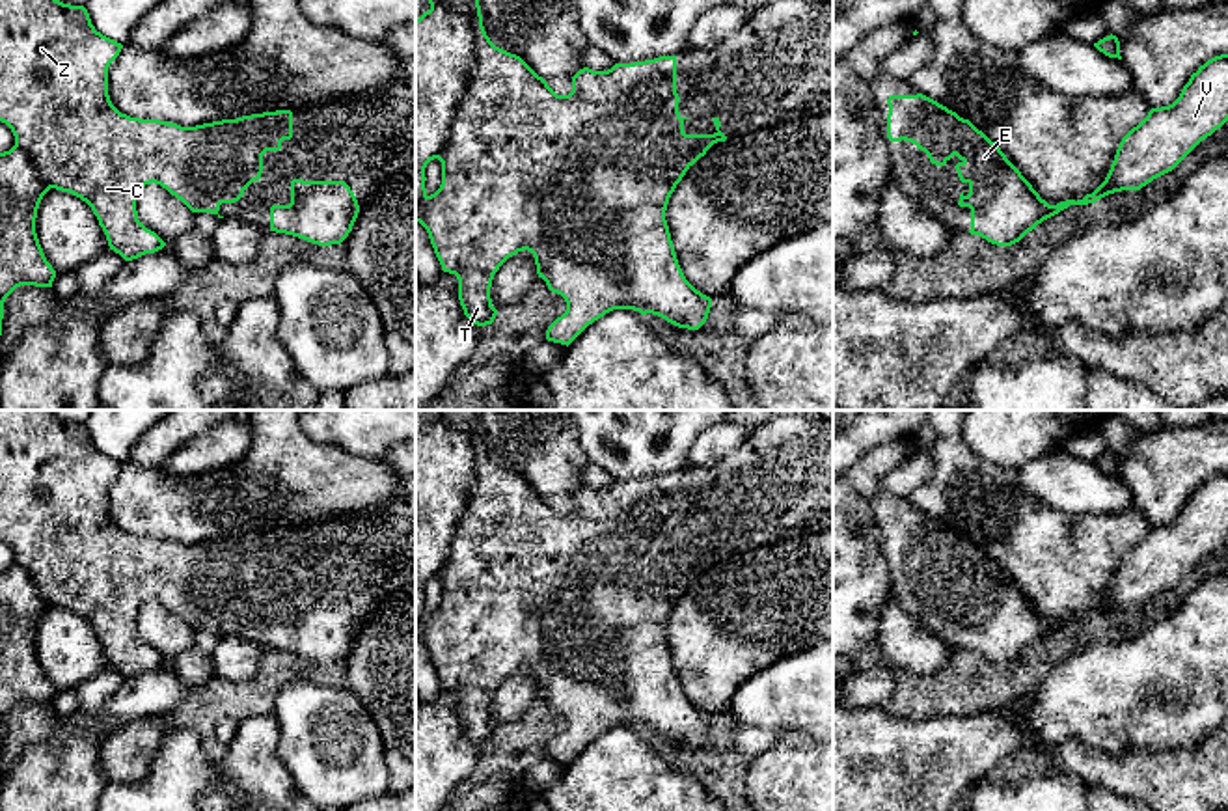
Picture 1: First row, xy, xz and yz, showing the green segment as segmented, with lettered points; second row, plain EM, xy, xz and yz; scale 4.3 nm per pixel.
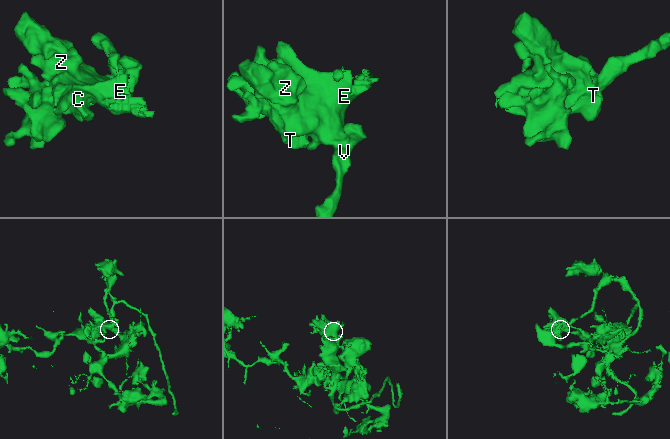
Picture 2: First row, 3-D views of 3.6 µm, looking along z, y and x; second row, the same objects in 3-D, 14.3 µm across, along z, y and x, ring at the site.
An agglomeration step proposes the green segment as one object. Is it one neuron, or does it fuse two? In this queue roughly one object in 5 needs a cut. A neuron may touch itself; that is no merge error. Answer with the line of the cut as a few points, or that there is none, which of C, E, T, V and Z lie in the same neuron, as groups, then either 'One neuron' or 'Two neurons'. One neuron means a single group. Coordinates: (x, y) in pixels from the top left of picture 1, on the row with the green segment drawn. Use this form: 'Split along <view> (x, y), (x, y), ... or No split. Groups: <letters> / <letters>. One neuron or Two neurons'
No split. Groups: C E T V Z. One neuron

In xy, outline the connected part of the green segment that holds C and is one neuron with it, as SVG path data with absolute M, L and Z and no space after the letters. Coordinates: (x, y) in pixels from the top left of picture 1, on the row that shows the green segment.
M0 0L0 121L15 136L15 145L0 153L0 336L6 298L20 285L52 287L56 278L35 233L37 209L50 188L86 201L110 250L132 261L166 246L138 220L142 186L160 185L192 213L224 218L220 205L239 201L261 179L263 155L293 138L291 110L196 127L121 114L108 95L108 67L121 48L95 30L84 6Z

